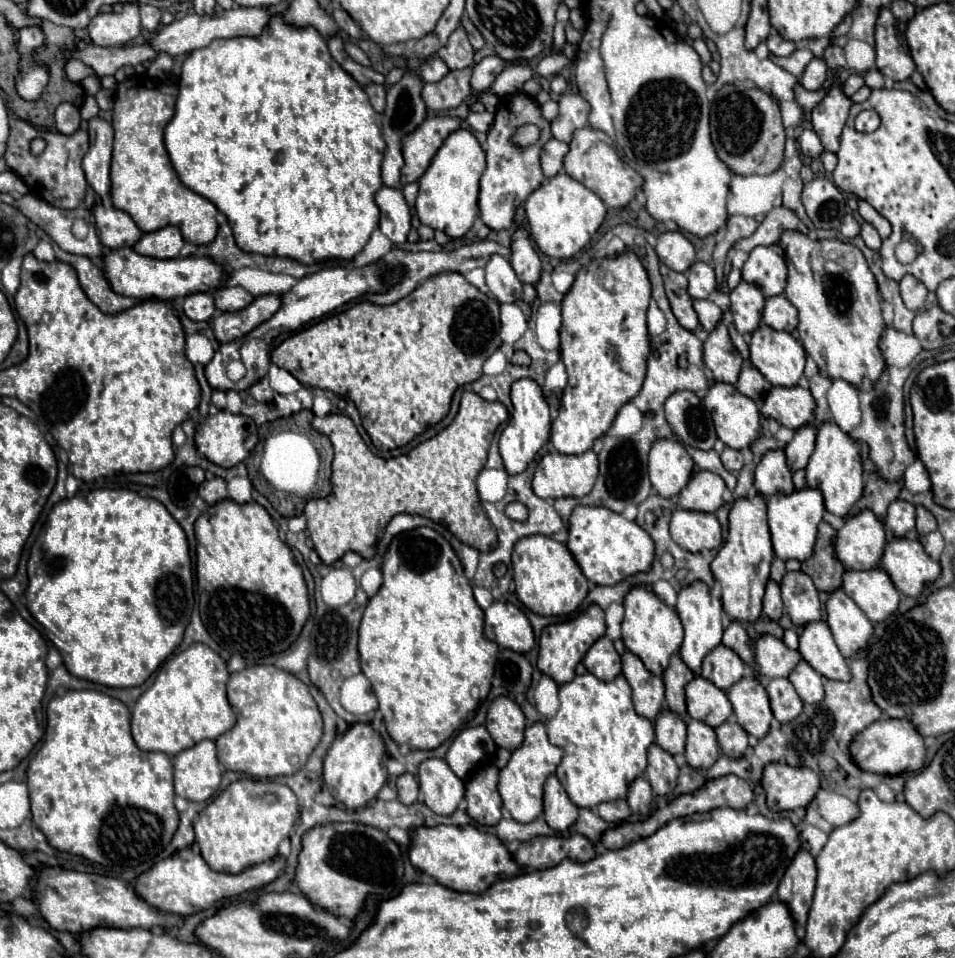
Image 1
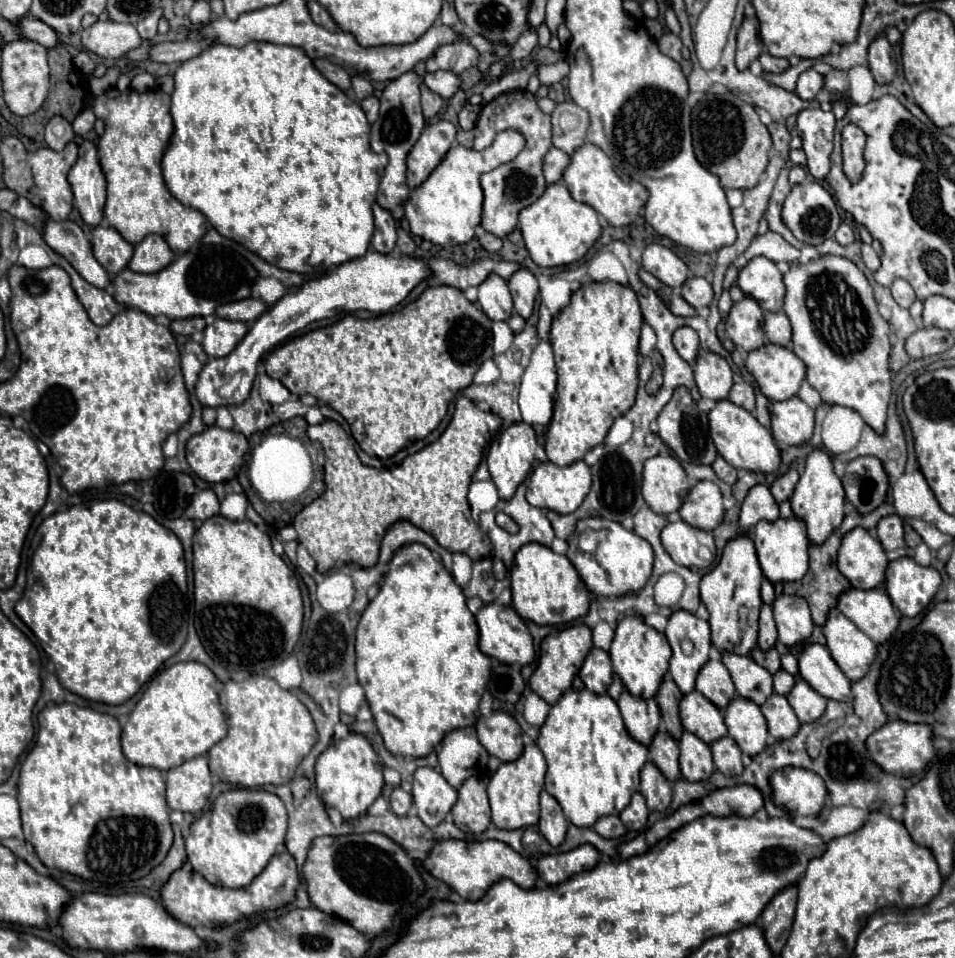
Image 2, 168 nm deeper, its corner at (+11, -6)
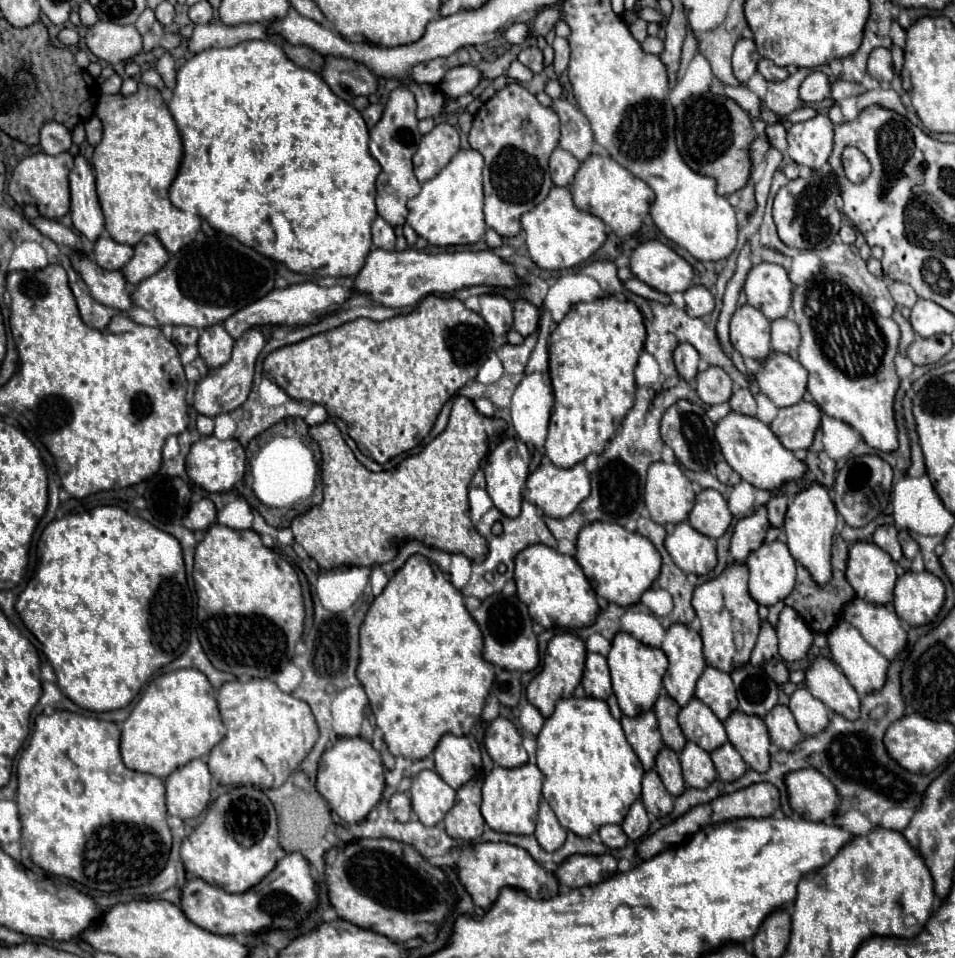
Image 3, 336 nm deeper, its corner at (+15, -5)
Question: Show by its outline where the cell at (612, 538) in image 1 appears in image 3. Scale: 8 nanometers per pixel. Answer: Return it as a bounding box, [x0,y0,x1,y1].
[575,522,661,606]

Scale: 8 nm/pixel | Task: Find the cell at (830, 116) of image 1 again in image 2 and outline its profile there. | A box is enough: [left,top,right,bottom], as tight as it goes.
[797,109,835,179]

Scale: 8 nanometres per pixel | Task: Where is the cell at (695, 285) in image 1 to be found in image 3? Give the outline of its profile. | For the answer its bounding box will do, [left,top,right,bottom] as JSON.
[685,284,715,318]

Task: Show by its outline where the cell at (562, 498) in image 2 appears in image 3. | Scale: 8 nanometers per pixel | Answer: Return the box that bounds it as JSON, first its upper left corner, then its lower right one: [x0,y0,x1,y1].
[523,462,591,518]

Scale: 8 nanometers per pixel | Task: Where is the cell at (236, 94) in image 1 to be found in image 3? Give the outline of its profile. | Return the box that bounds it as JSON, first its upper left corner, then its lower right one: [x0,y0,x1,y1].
[169,40,381,278]

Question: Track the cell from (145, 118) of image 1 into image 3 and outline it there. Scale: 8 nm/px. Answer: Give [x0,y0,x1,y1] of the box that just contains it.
[91,84,201,254]

